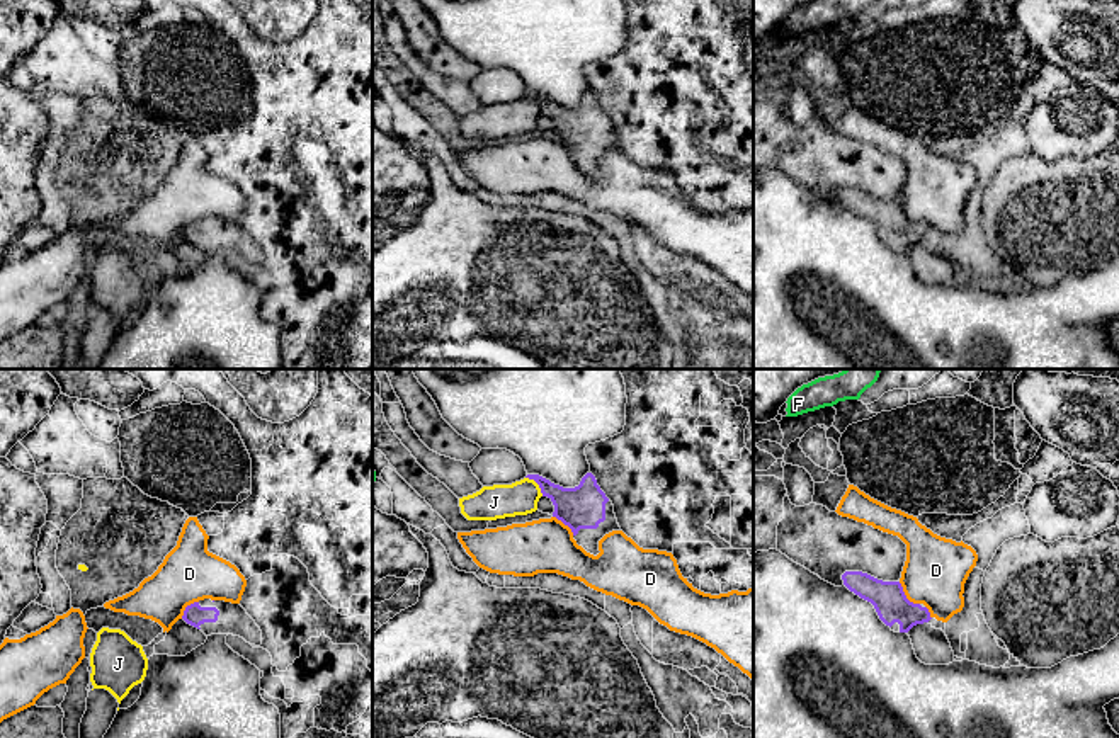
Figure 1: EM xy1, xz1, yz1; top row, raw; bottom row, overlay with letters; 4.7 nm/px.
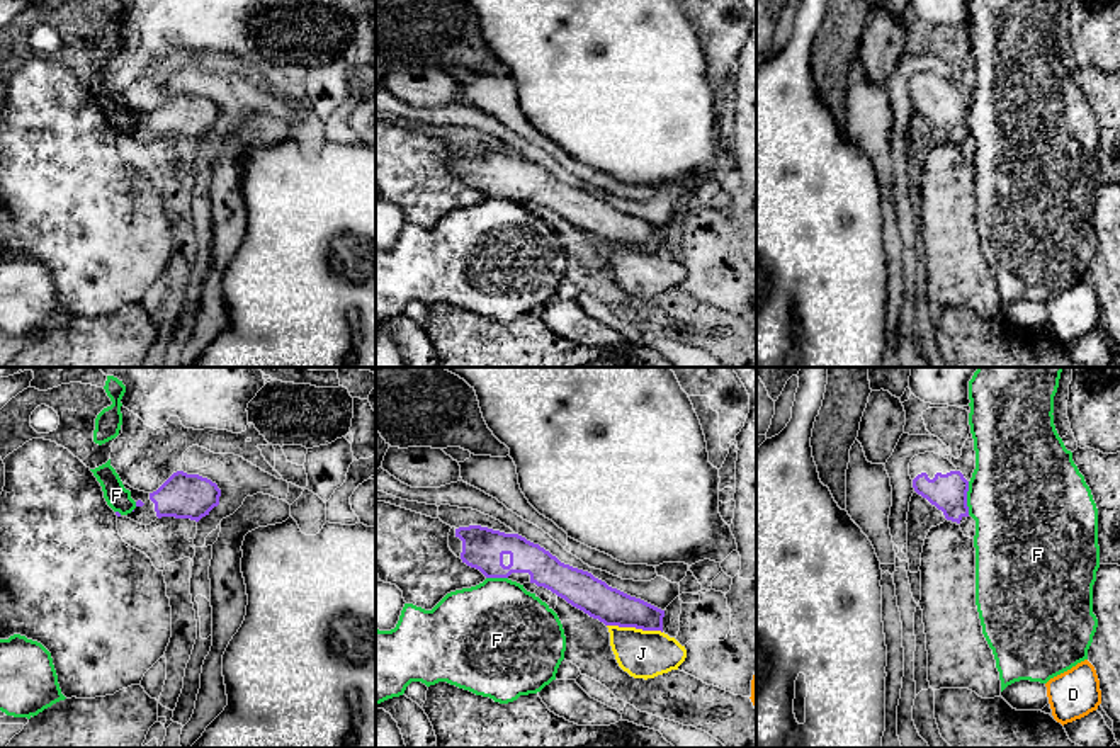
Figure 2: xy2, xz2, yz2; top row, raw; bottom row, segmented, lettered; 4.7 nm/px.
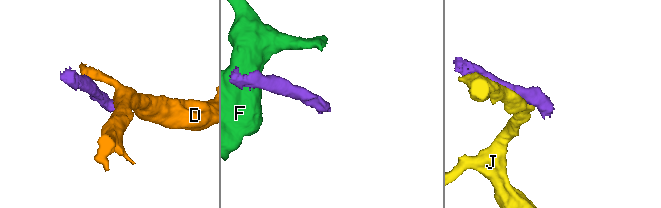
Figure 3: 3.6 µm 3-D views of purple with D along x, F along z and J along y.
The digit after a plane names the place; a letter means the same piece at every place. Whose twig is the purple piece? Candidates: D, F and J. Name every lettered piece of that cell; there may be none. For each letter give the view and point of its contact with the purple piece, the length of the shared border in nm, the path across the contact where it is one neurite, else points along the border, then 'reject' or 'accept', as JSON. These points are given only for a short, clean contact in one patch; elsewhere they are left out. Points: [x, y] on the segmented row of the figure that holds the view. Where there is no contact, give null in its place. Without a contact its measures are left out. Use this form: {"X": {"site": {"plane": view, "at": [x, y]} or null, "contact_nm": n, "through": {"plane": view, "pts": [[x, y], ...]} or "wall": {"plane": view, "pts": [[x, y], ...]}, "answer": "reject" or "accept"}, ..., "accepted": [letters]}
{"D": {"site": {"plane": "yz1", "at": [905, 596]}, "contact_nm": 150, "wall": {"plane": "yz1", "pts": [[898, 582], [903, 594], [919, 604]]}, "answer": "reject"}, "F": {"site": {"plane": "yz2", "at": [966, 498]}, "contact_nm": 160, "answer": "reject"}, "J": {"site": {"plane": "xz2", "at": [634, 626]}, "contact_nm": 260, "answer": "reject"}, "accepted": []}

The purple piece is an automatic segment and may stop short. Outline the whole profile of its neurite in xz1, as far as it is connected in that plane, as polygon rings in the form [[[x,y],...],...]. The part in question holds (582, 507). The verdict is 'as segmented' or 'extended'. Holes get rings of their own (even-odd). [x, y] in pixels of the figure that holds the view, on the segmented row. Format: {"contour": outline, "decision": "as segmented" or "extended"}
{"contour": [[[587,473],[575,488],[563,488],[539,474],[525,478],[539,485],[542,497],[554,505],[553,517],[571,529],[573,539],[587,553],[597,556],[600,553],[599,541],[612,531],[621,531],[614,505],[592,473]]], "decision": "extended"}

